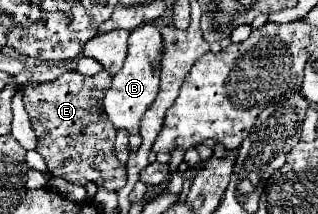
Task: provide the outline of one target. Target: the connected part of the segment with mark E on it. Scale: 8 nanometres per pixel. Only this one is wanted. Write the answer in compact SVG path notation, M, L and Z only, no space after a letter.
M77 71L65 73L59 81L41 83L41 85L27 85L23 87L23 103L31 119L31 127L37 135L37 151L45 159L49 173L53 177L63 177L71 183L85 185L87 181L95 181L97 185L103 185L105 189L119 191L125 185L125 165L121 165L115 157L115 127L103 113L103 93L107 91L107 85L111 83L111 75L107 71L101 71L93 77L85 77Z

